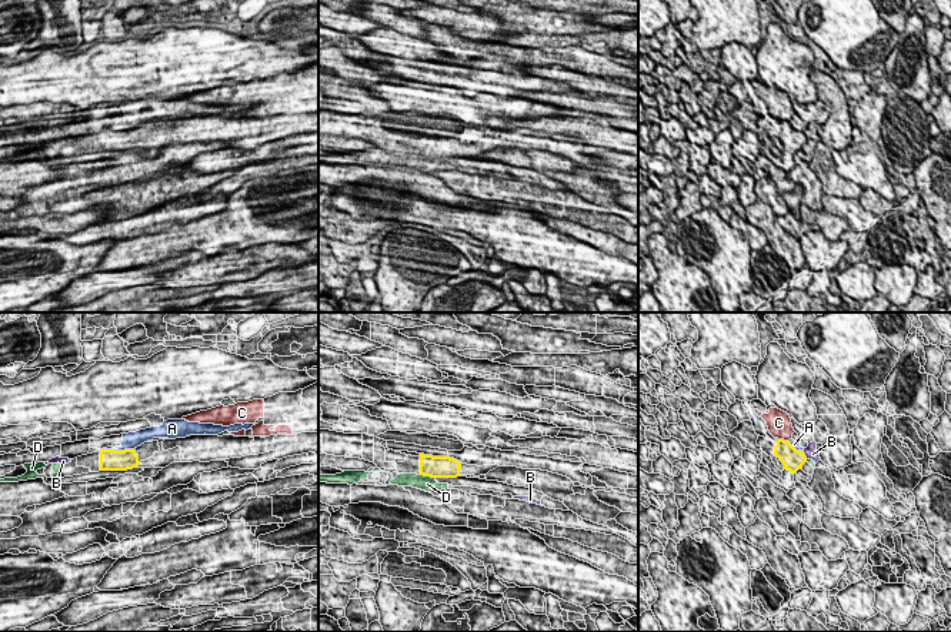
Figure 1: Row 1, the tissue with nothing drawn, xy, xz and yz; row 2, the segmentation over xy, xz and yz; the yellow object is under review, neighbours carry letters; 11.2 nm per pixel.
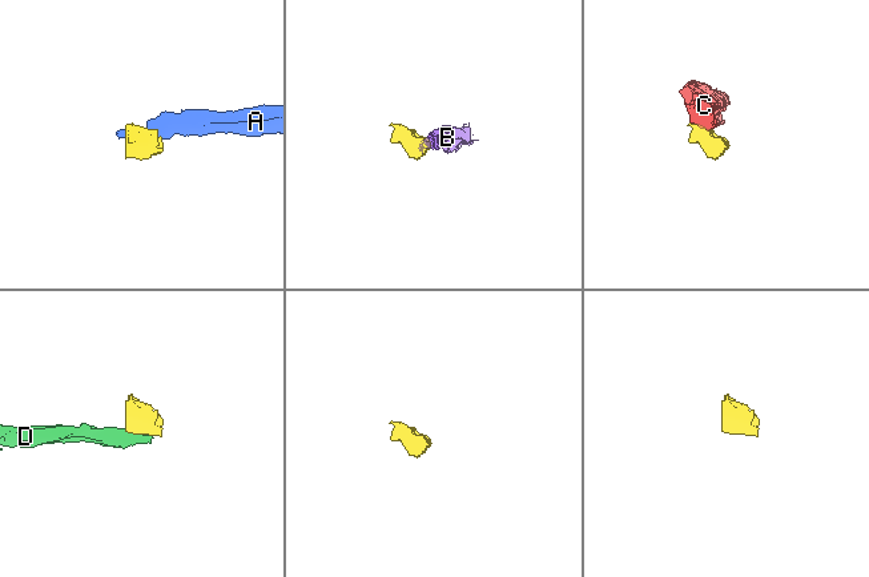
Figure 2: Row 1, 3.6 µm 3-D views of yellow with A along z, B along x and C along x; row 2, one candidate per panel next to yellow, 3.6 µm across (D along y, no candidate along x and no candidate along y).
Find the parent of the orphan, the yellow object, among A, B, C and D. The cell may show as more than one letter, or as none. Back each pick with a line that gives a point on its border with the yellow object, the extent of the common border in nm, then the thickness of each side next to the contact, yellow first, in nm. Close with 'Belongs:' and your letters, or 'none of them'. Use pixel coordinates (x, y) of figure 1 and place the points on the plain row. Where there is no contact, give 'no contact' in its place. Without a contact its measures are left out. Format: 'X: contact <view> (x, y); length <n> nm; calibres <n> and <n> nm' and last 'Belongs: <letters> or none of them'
Belongs: none of them

